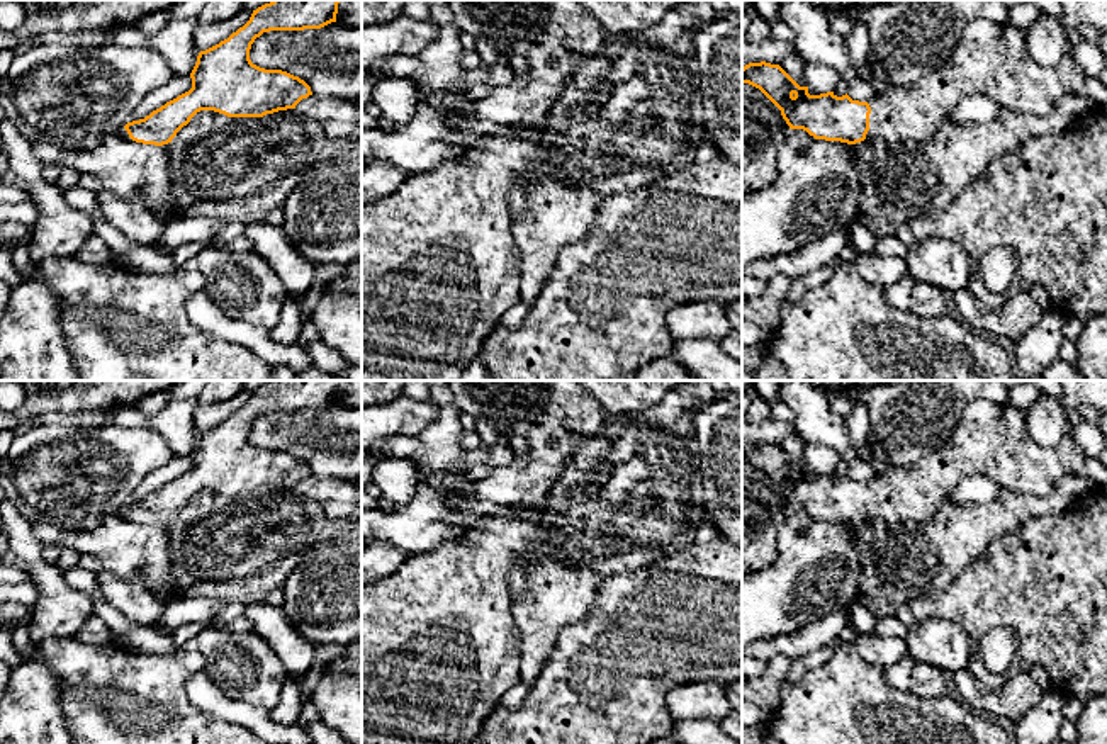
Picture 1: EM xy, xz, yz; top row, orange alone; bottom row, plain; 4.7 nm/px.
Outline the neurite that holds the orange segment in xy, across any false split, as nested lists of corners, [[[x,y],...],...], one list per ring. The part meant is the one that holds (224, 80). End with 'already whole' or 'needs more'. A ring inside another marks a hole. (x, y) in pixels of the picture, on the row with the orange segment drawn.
[[[272,0],[258,7],[228,39],[199,53],[188,92],[144,119],[127,122],[119,134],[168,151],[177,132],[200,110],[228,117],[263,117],[295,109],[312,95],[311,87],[287,71],[253,65],[251,44],[263,32],[321,29],[336,22],[338,3],[340,0]]]; needs more

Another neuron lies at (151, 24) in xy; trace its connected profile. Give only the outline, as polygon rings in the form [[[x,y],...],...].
[[[170,10],[153,12],[139,19],[134,25],[141,29],[146,36],[156,36],[171,20]]]

